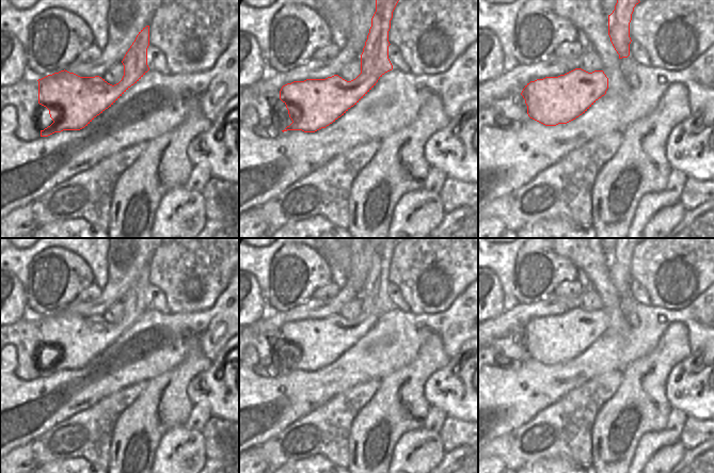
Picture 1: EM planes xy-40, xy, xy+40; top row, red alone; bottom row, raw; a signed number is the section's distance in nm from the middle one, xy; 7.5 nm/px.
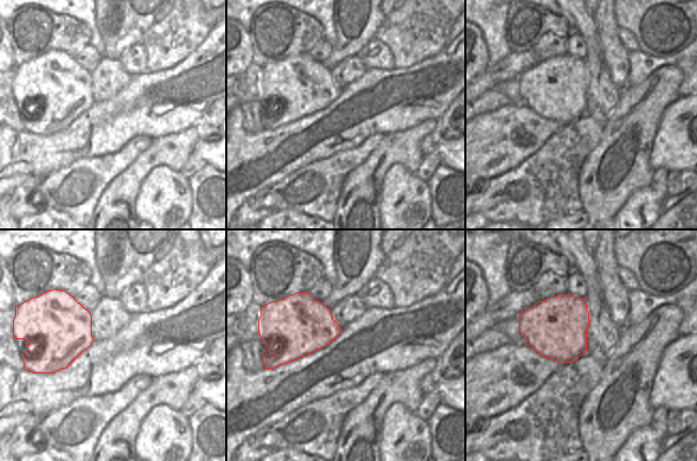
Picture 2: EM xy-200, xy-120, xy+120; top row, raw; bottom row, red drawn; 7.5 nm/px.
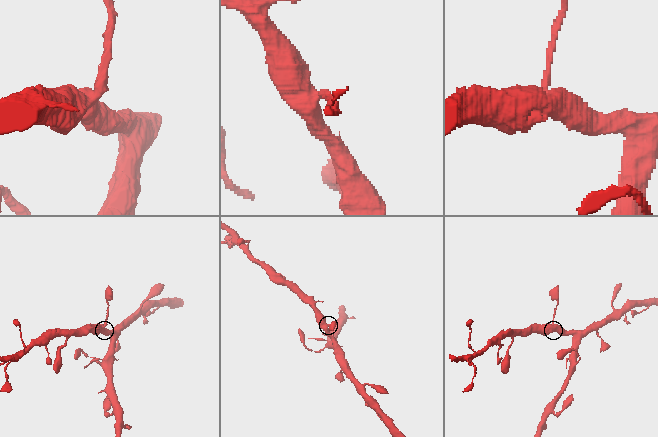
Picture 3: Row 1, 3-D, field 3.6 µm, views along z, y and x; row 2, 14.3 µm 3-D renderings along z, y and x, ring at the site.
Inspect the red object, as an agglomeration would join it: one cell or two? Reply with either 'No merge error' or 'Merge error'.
No merge error

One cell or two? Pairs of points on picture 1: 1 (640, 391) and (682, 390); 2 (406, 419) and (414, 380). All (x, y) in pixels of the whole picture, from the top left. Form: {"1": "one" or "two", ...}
{"1": "two", "2": "one"}

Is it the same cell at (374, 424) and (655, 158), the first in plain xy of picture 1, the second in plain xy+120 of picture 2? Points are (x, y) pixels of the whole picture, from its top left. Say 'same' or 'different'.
different

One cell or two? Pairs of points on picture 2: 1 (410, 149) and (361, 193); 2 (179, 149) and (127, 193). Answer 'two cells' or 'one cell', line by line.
1: one cell
2: one cell

